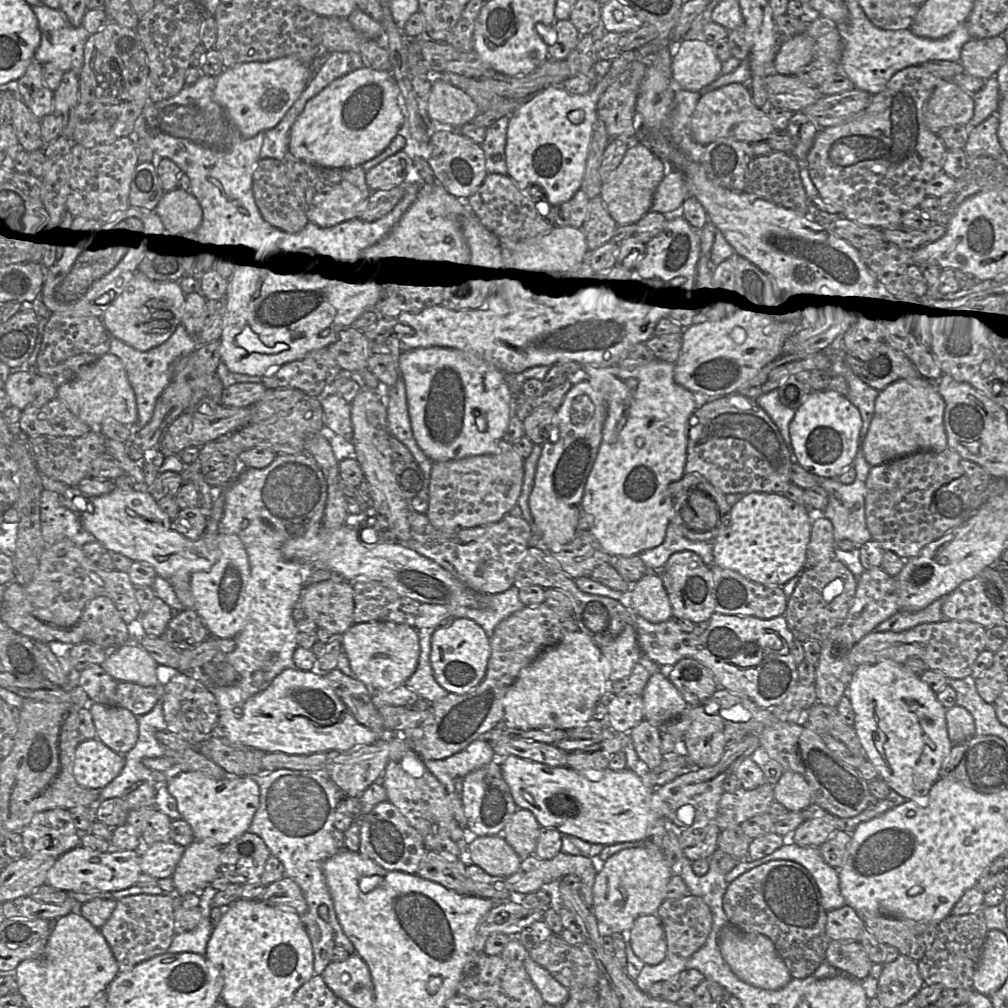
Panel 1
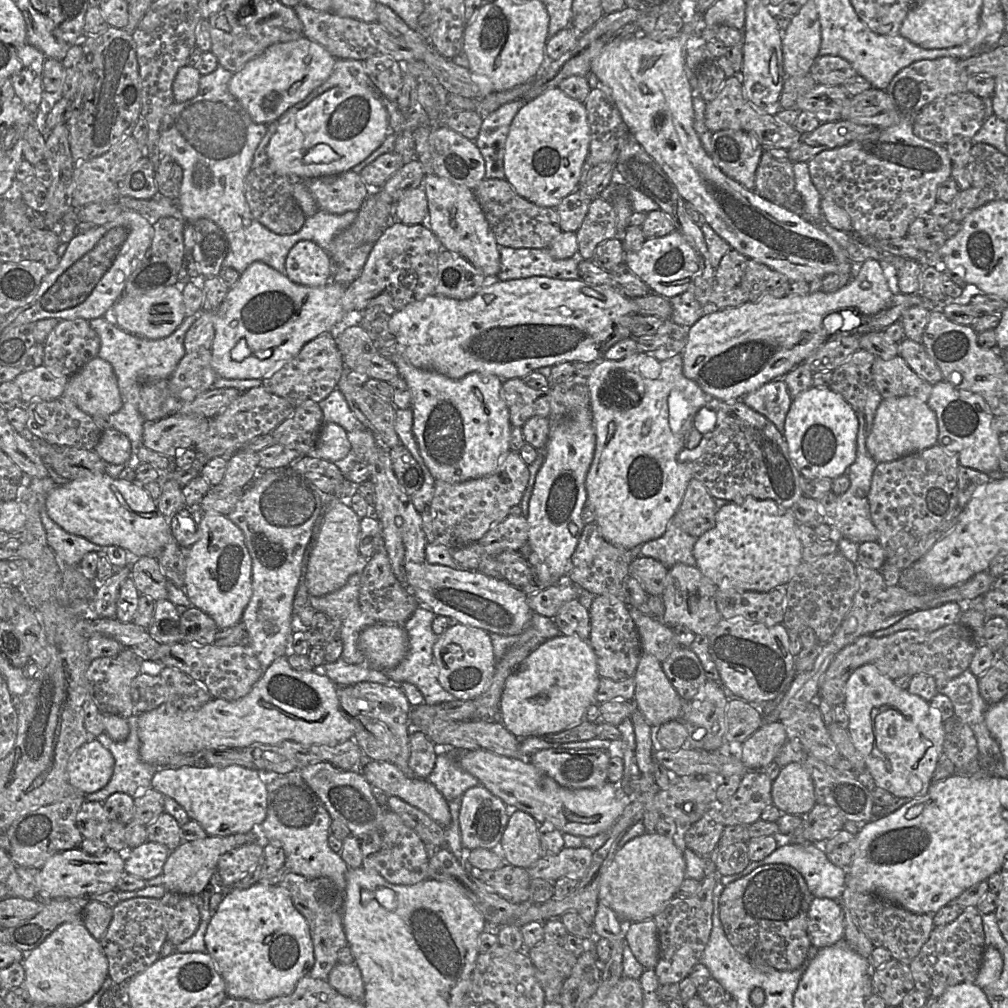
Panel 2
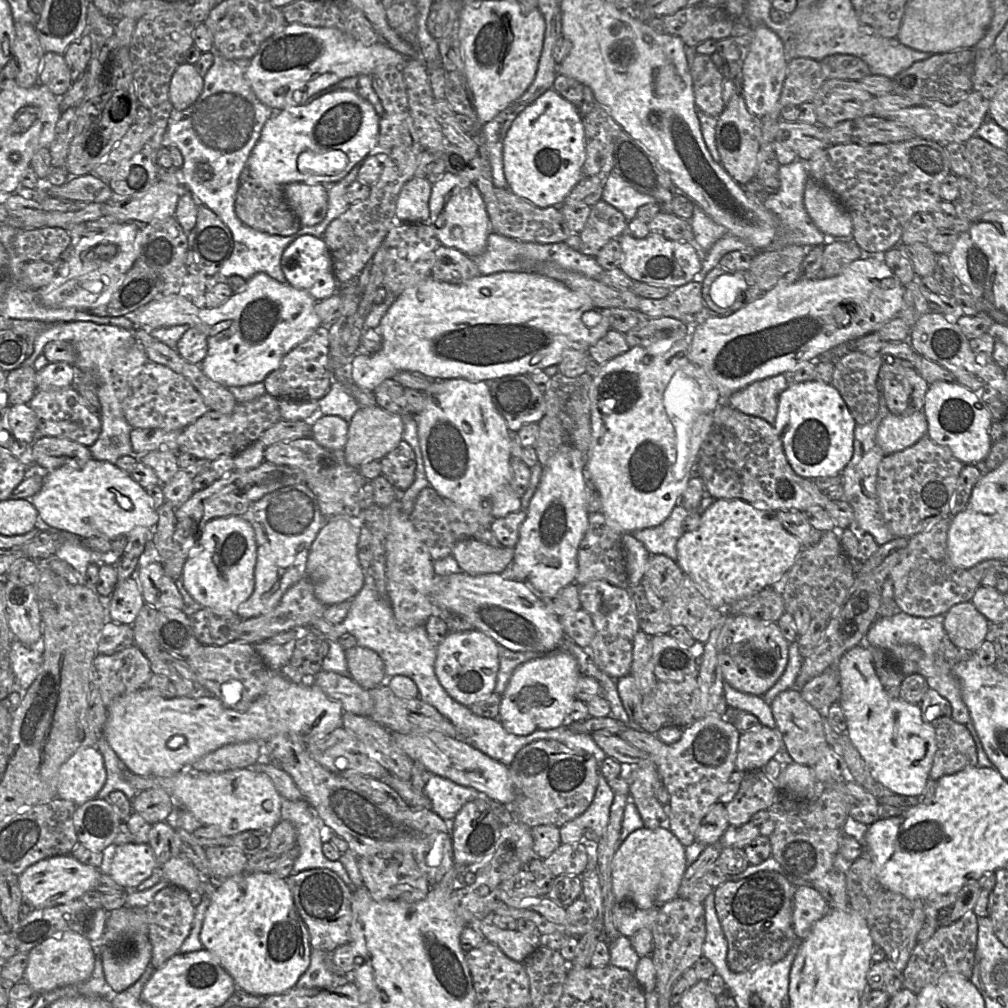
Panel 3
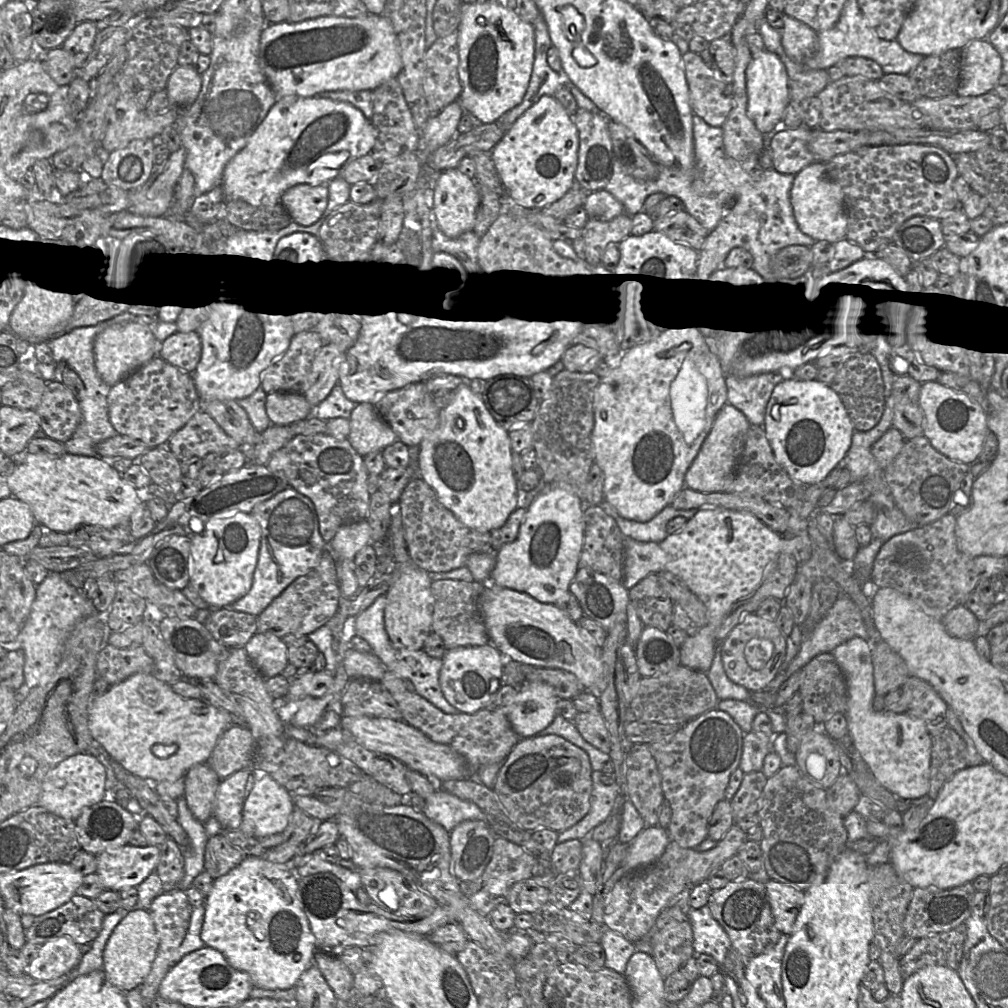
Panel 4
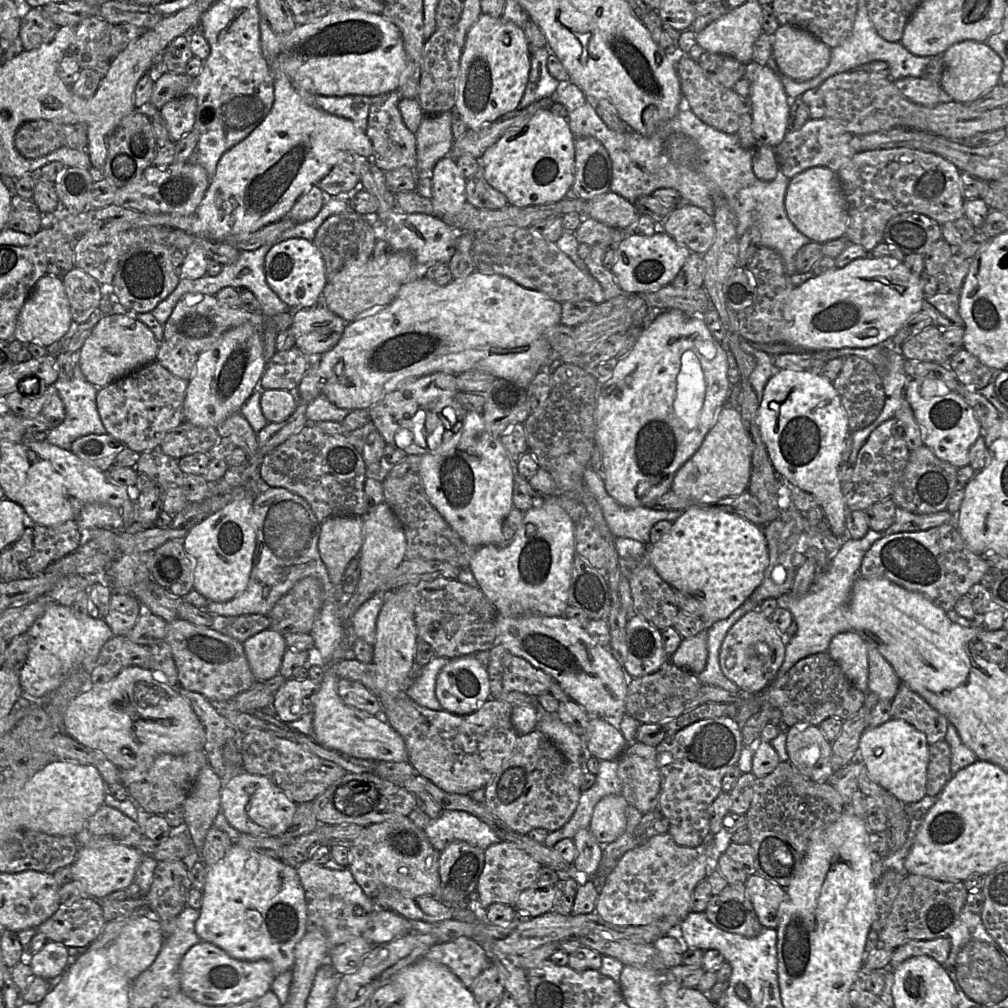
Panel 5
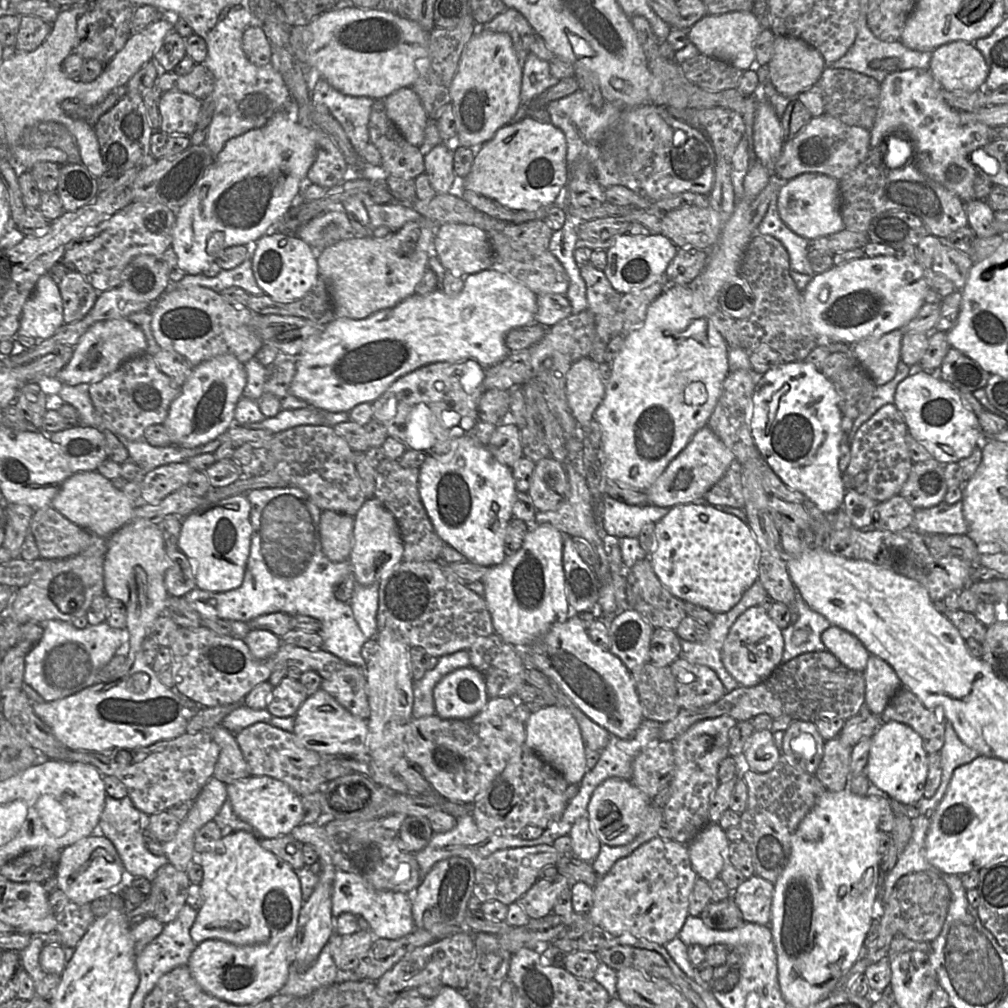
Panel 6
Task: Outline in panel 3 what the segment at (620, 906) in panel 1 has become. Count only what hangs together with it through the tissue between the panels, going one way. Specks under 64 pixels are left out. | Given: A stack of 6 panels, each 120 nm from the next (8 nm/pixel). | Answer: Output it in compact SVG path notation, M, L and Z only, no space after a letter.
M646 826L632 832L620 847L617 849L612 861L612 892L616 902L630 902L642 910L651 909L654 907L661 907L665 903L677 897L678 889L681 884L683 875L688 867L686 862L685 847L680 843L678 838L666 827L658 827L655 829L647 828Z

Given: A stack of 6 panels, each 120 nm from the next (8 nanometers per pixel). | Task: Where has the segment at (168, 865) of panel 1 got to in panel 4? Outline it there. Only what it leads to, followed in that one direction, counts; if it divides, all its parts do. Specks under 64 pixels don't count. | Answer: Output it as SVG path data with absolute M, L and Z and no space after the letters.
M130 843L96 855L97 869L106 890L121 891L137 887L156 870L160 858L158 845L144 847Z

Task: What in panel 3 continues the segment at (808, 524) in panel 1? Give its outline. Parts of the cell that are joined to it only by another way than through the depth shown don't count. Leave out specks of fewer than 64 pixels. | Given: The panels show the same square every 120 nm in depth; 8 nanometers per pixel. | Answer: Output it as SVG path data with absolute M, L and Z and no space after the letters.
M718 499L701 514L696 530L685 532L677 542L677 565L689 576L704 597L716 608L725 609L731 603L770 588L786 574L803 549L801 542L786 531L776 517L776 511L758 509L739 499Z

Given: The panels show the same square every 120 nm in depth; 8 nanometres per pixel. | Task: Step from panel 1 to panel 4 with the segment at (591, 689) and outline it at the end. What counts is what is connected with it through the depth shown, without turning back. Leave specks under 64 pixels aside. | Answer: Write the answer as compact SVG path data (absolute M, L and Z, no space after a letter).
M523 682L515 699L506 708L506 715L519 738L533 737L550 725L557 715L558 699L553 687L547 683Z

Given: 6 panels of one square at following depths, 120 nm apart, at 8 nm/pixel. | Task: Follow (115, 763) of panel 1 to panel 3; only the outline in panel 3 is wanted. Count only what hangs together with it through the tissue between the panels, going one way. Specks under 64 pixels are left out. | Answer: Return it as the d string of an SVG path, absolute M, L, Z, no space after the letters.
M97 747L80 748L59 769L57 798L80 806L97 796L106 778L104 759Z

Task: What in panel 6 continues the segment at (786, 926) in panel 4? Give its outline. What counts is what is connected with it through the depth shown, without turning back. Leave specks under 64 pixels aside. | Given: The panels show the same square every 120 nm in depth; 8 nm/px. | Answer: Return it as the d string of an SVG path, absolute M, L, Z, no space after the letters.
M755 874L745 879L731 893L731 898L741 911L744 922L769 926L773 892L774 883Z

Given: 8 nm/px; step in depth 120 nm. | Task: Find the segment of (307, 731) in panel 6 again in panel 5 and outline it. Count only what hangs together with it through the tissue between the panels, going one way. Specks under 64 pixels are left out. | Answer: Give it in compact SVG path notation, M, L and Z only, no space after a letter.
M325 667L325 676L320 683L320 690L315 697L313 714L314 739L324 747L343 754L366 760L378 761L409 761L405 742L401 735L394 730L382 716L373 716L365 711L346 705L338 693L338 680L331 667Z

